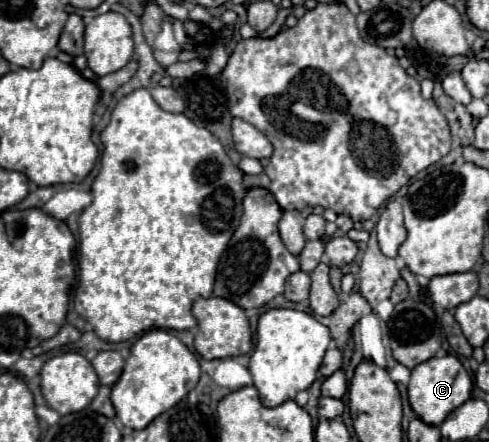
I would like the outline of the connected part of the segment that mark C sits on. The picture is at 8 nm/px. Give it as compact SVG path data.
M453 354L435 356L429 362L421 362L421 366L415 366L409 380L409 404L415 410L415 414L425 422L439 426L453 410L457 410L463 402L471 398L471 378L463 364Z

